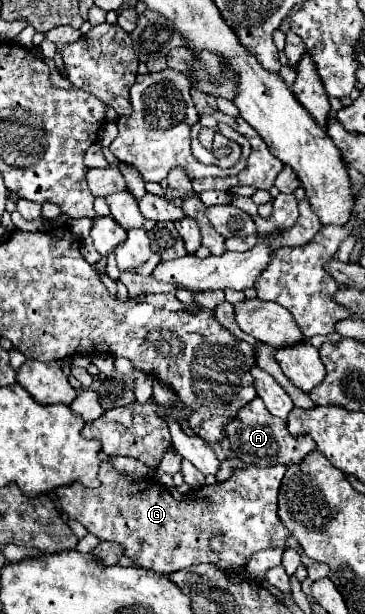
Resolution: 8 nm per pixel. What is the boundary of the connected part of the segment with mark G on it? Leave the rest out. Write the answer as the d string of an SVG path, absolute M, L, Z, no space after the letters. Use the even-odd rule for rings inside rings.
M102 462L102 484L98 488L64 486L64 490L56 490L56 498L70 520L78 520L100 540L120 544L138 568L168 576L182 568L210 562L222 570L230 570L246 566L248 558L258 550L272 546L286 548L290 534L280 526L280 518L276 518L276 498L284 472L286 466L246 466L246 470L236 472L230 480L192 490L176 502L162 484L154 480L128 482L110 462ZM216 534L224 538L220 552L214 552L208 544Z

